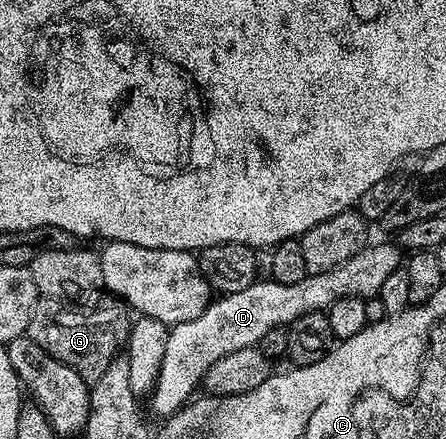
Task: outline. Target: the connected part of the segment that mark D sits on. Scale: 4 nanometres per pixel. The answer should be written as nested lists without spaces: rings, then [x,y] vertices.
[[[372,245],[356,252],[346,263],[334,267],[325,273],[309,273],[302,279],[302,283],[278,283],[271,279],[257,279],[250,287],[246,287],[237,293],[225,293],[217,296],[196,319],[186,319],[186,323],[178,323],[168,330],[166,339],[166,355],[162,355],[162,367],[158,371],[158,379],[152,385],[150,400],[152,409],[158,416],[164,419],[171,418],[172,414],[183,409],[189,401],[193,400],[194,394],[201,388],[204,377],[216,360],[222,359],[234,351],[251,349],[259,346],[260,341],[266,335],[266,331],[274,331],[281,327],[291,326],[292,322],[307,313],[320,313],[327,310],[329,305],[334,304],[343,297],[363,297],[365,299],[379,294],[382,283],[386,283],[395,269],[401,268],[402,257],[392,245]]]

